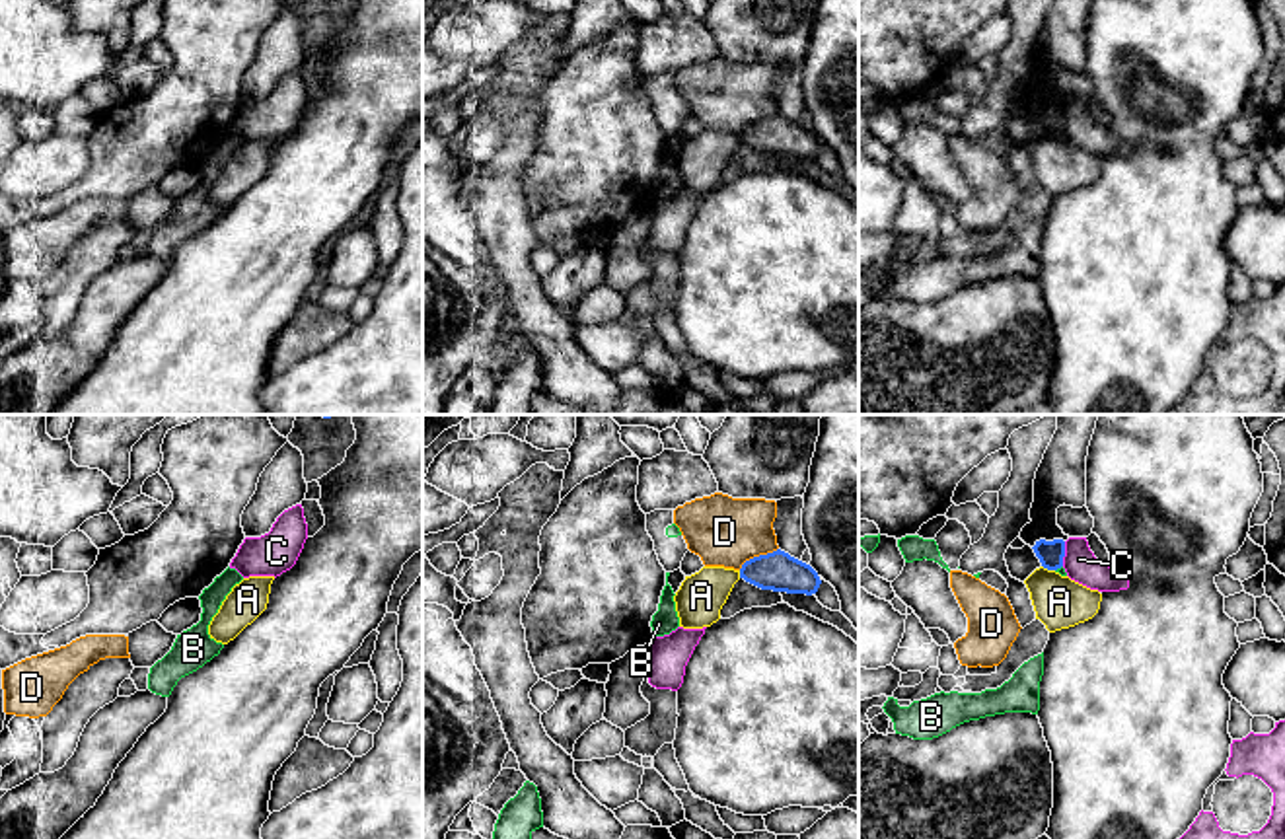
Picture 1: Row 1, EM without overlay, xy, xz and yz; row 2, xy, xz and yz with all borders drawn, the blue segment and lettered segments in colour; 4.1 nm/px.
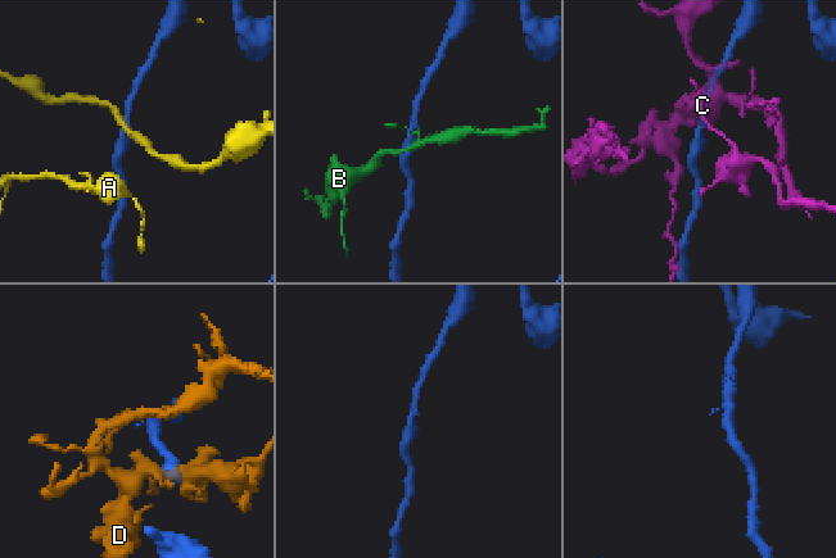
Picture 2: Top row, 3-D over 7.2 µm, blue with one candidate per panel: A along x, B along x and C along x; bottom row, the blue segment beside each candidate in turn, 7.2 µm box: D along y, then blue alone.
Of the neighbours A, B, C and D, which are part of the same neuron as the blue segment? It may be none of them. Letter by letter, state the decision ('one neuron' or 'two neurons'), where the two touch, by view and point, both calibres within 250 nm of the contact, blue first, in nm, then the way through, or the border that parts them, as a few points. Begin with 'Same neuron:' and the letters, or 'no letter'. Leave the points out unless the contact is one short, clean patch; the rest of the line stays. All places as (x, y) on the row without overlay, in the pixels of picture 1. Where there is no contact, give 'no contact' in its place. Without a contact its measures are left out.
Same neuron: no letter
A: two neurons; contact yz (1048, 133); calibres 110 and 220 nm
B: two neurons; contact yz (1058, 131); calibres 110 and 30 nm; border yz (1062, 129), (1056, 135)
C: two neurons; contact yz (1064, 117); calibres 110 and 140 nm
D: two neurons; contact xz (760, 119); calibres 170 and 280 nm

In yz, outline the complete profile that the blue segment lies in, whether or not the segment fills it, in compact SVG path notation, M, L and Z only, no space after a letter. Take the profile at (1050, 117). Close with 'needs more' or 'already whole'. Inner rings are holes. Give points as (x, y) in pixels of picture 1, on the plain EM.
M1040 103L1040 105L1036 105L1036 109L1032 113L1044 132L1057 134L1063 130L1063 121L1065 121L1063 103L1053 103L1053 105Z; already whole

